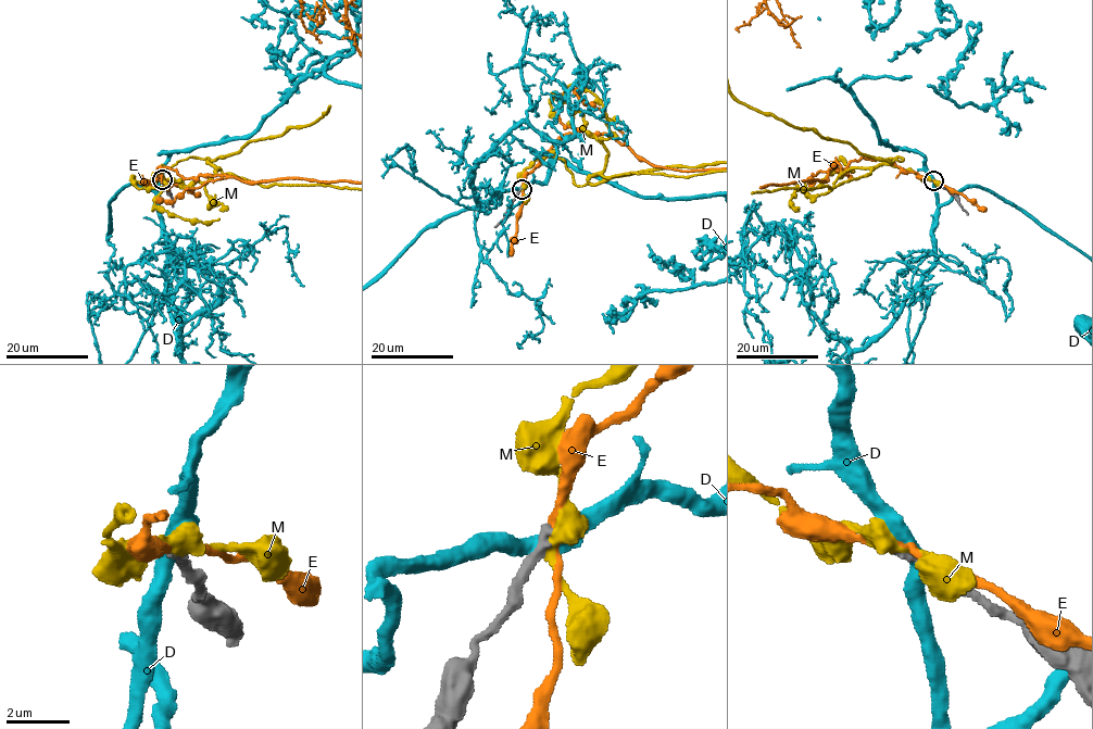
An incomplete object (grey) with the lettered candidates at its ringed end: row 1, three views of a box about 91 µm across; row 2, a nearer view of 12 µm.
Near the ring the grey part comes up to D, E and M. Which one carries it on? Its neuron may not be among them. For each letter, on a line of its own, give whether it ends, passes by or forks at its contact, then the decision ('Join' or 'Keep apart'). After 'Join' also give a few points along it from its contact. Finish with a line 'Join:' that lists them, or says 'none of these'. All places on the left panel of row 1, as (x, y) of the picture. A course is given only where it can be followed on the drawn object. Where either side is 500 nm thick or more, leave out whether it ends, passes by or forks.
D: Keep apart
E: It passes by. Keep apart
M: It passes by. Join
Join: M

